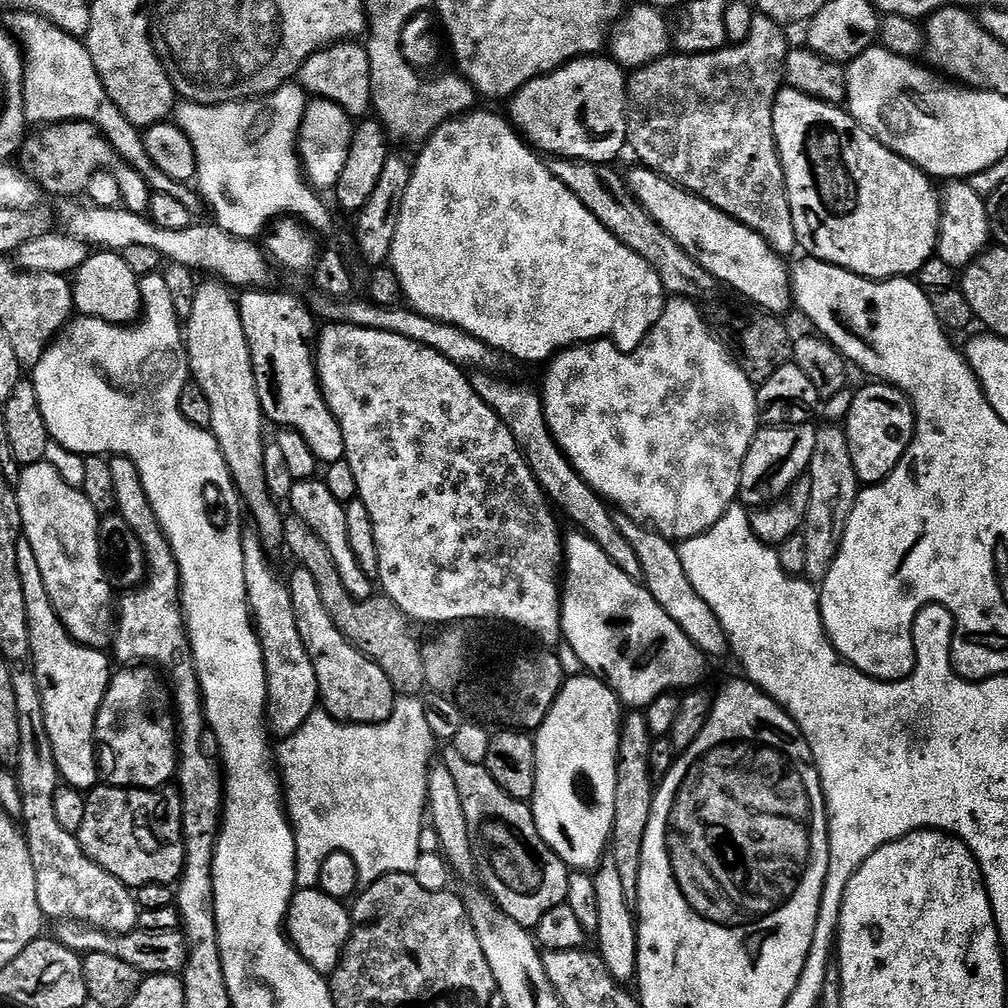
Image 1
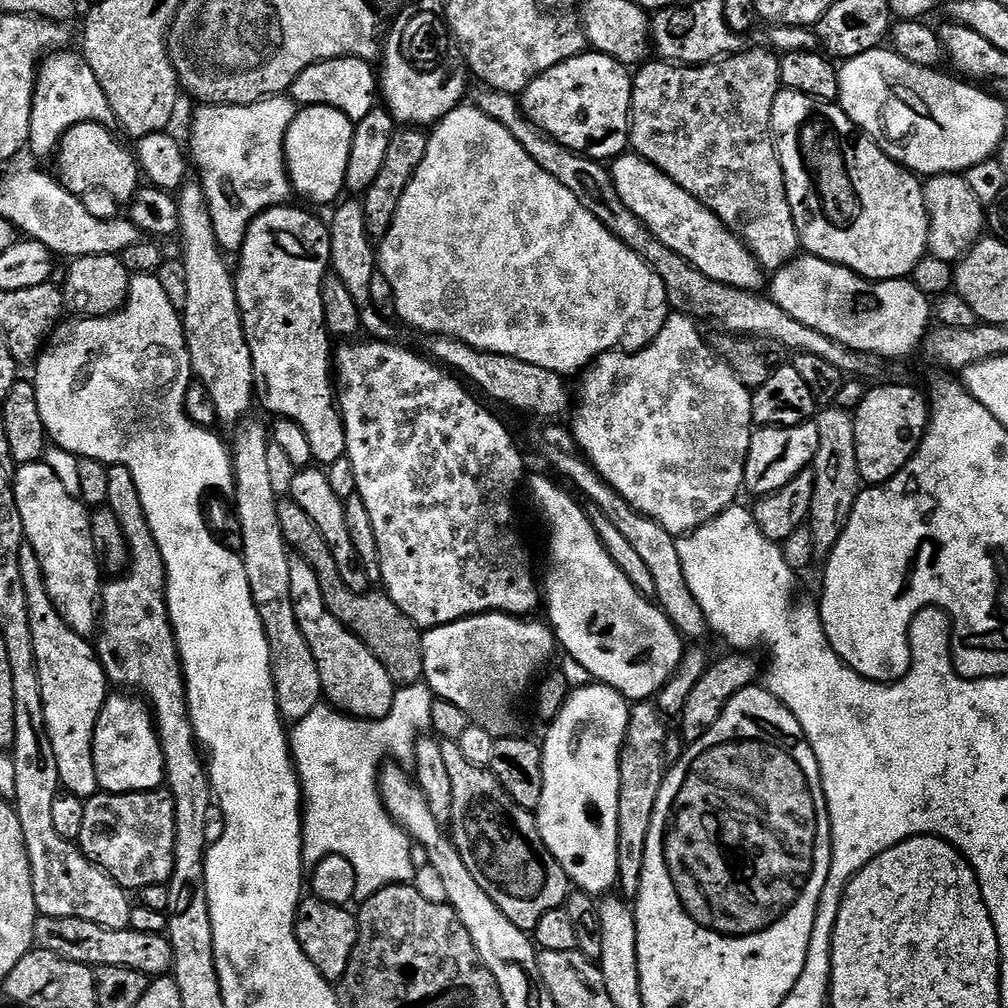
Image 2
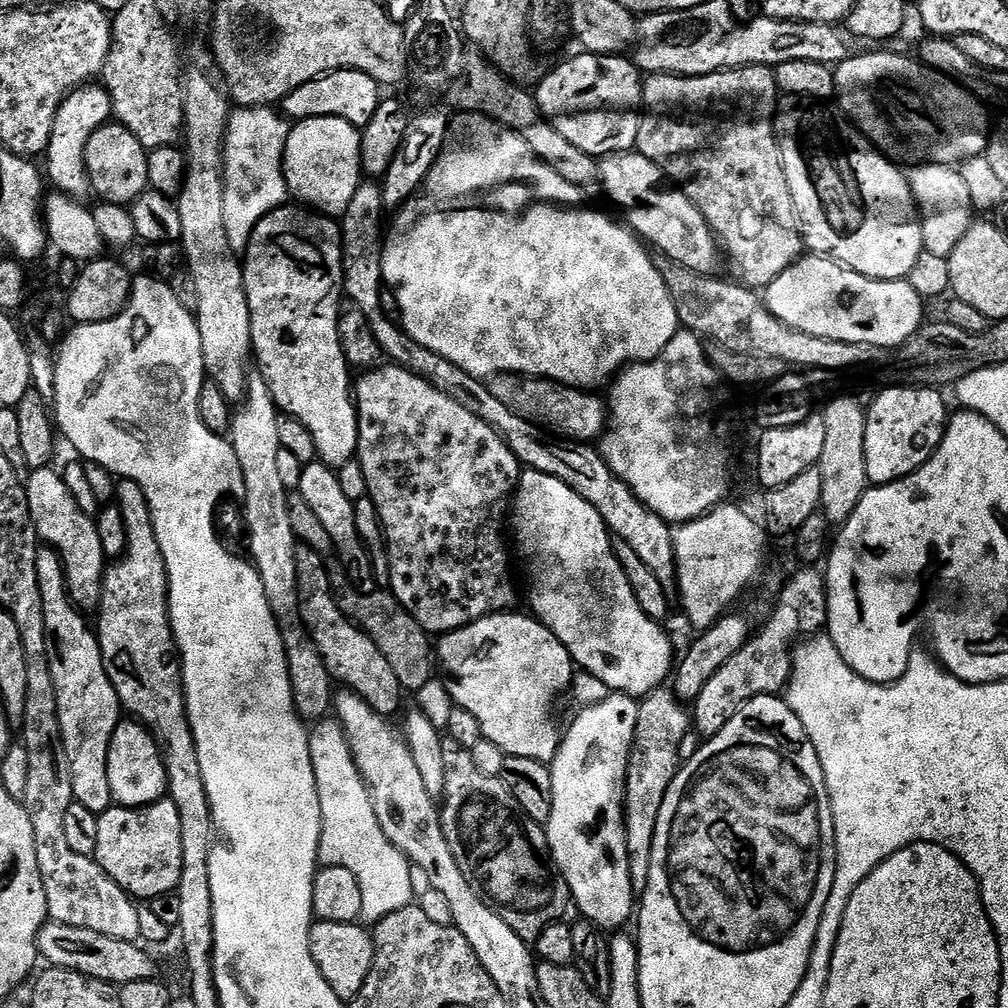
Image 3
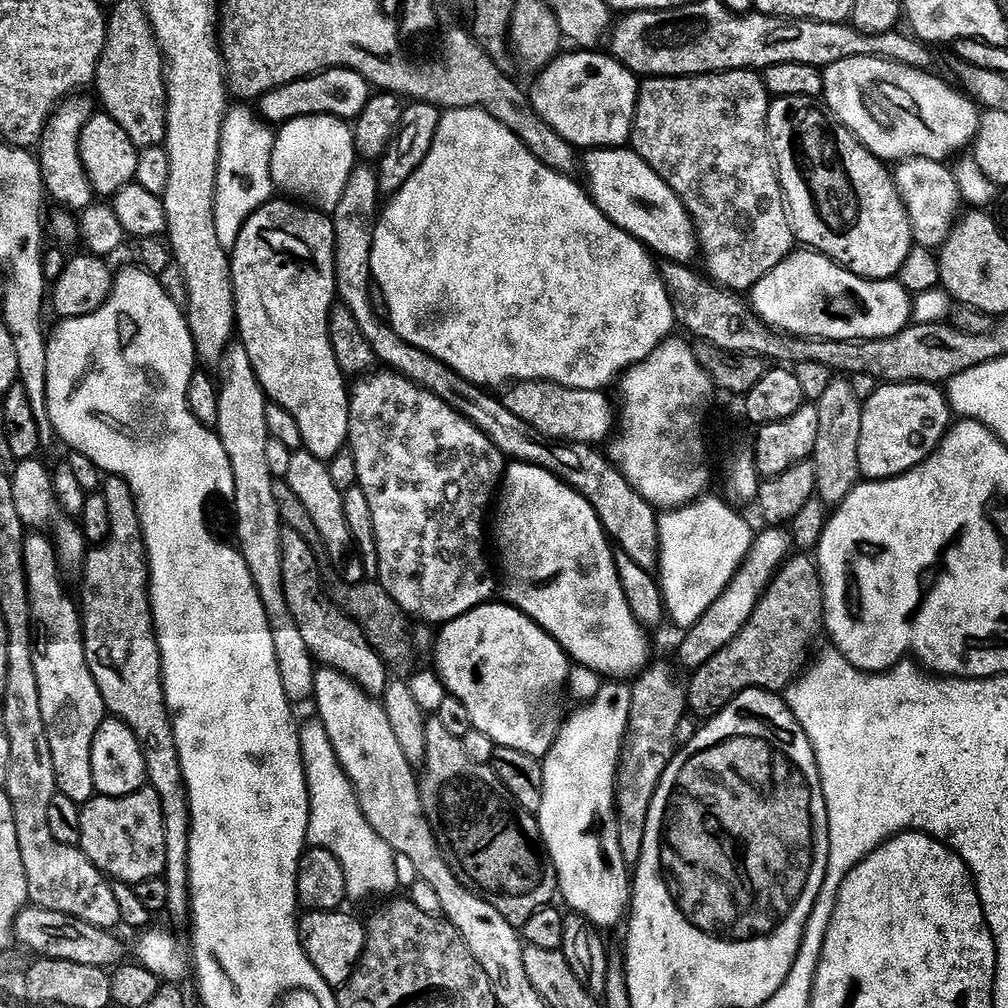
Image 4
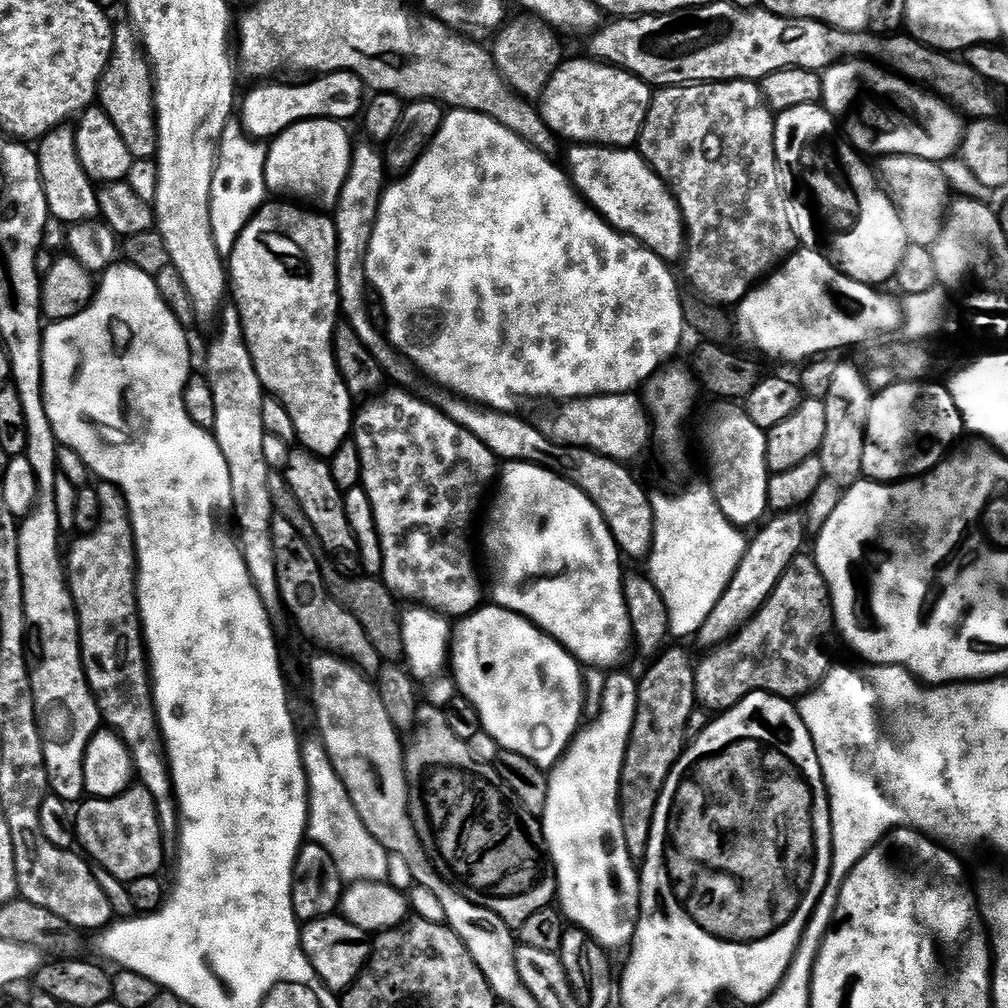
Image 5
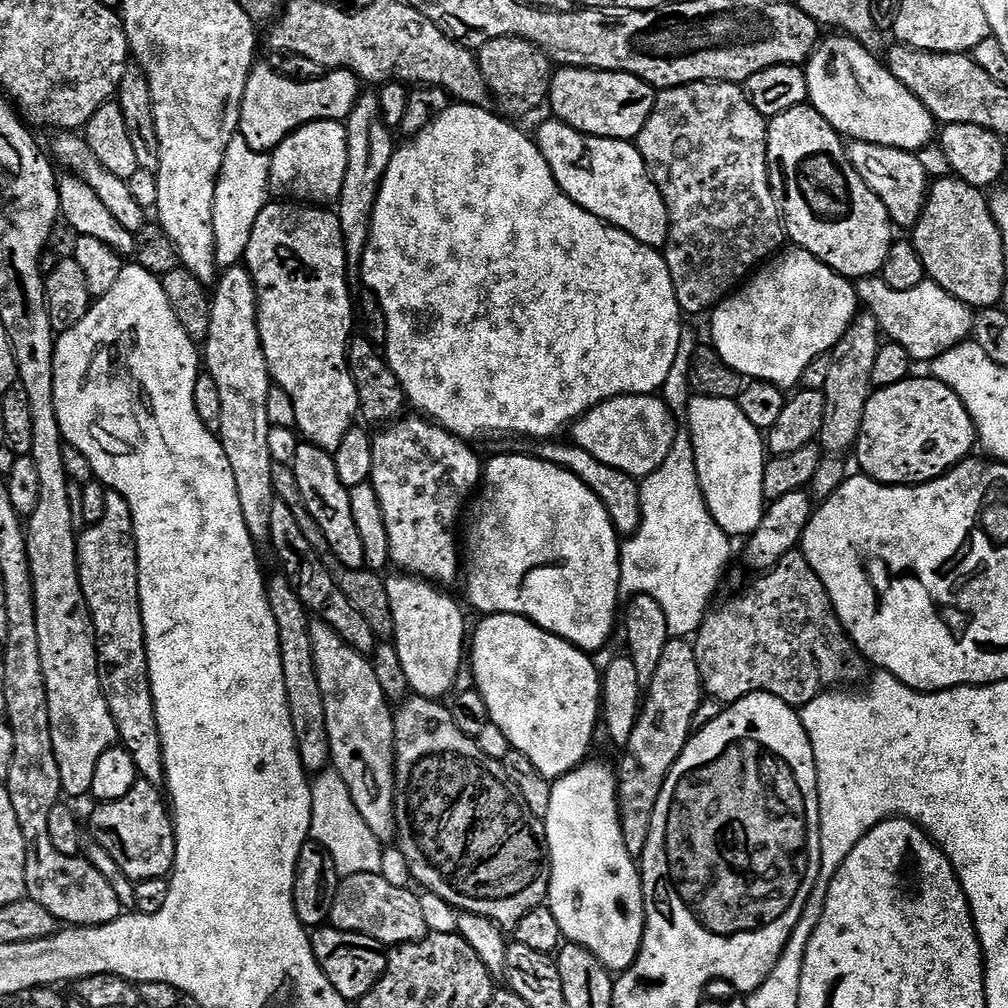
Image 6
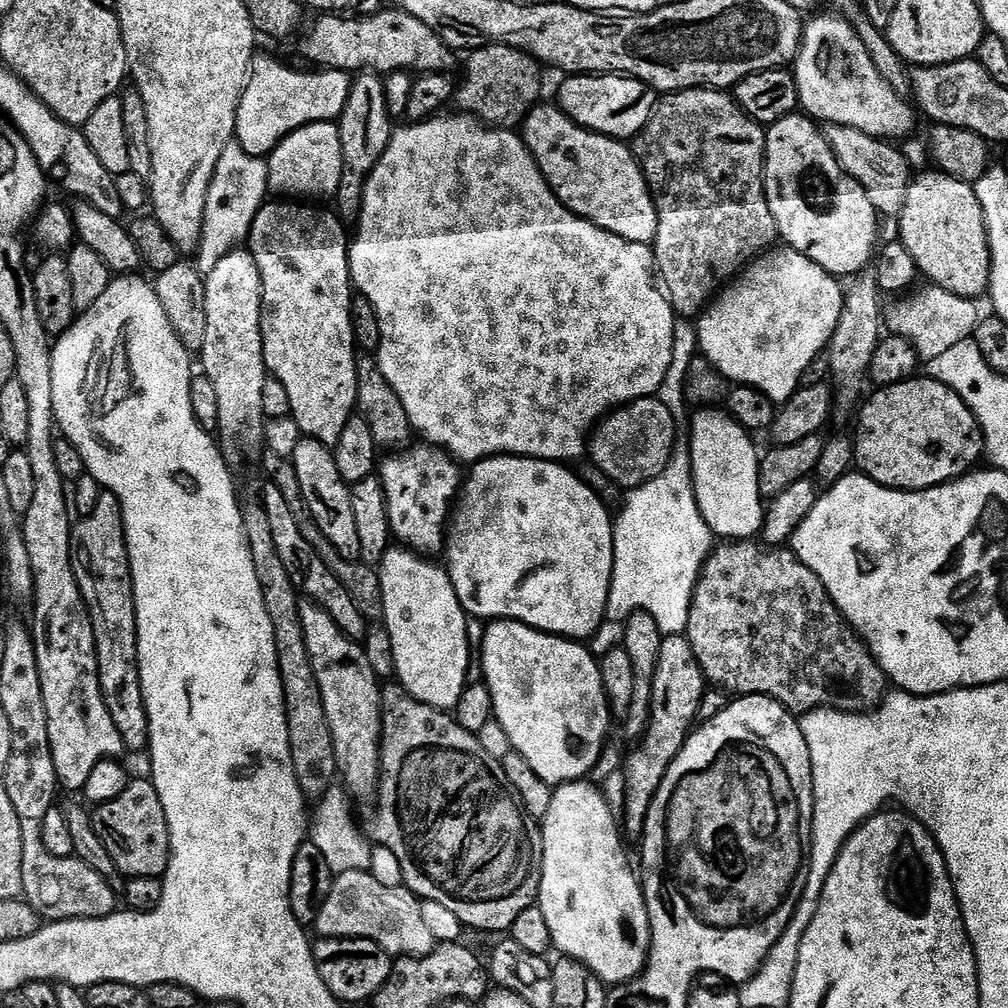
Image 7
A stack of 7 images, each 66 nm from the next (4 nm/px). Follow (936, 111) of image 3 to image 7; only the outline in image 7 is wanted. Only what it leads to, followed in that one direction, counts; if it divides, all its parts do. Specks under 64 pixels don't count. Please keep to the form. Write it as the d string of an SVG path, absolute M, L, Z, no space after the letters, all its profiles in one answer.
M824 14L813 15L816 17L805 23L800 53L794 61L799 107L817 122L850 126L854 130L862 130L862 134L879 136L881 140L889 142L913 135L915 128L912 127L916 124L917 116L913 105L905 97L899 96L885 82L882 74L878 74L851 20L840 14L820 15Z

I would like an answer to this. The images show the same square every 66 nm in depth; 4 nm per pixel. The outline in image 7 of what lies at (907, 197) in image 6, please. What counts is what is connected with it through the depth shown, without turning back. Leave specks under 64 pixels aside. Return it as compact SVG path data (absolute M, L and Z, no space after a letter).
M841 124L827 125L826 135L828 145L834 150L838 162L858 183L870 194L870 202L874 202L877 213L881 217L899 217L906 202L908 185L914 179L913 169L909 168L903 151L893 146L879 136L862 134L862 130L854 130L850 126Z

